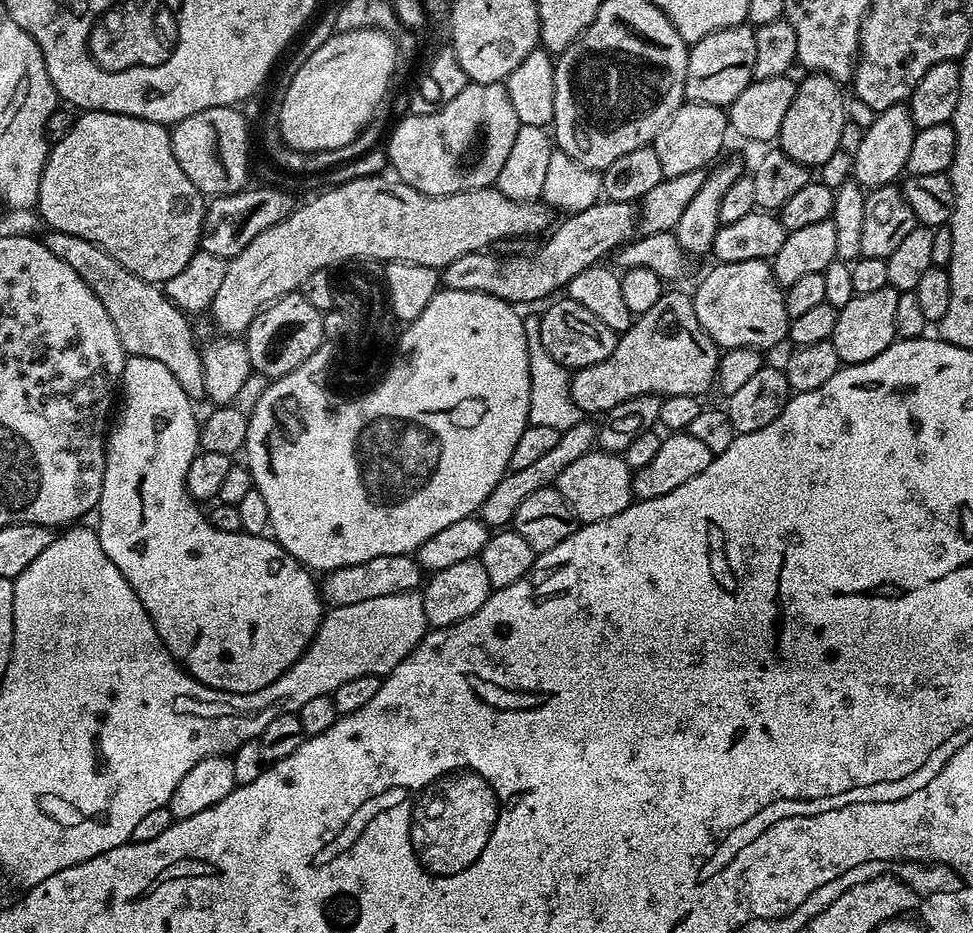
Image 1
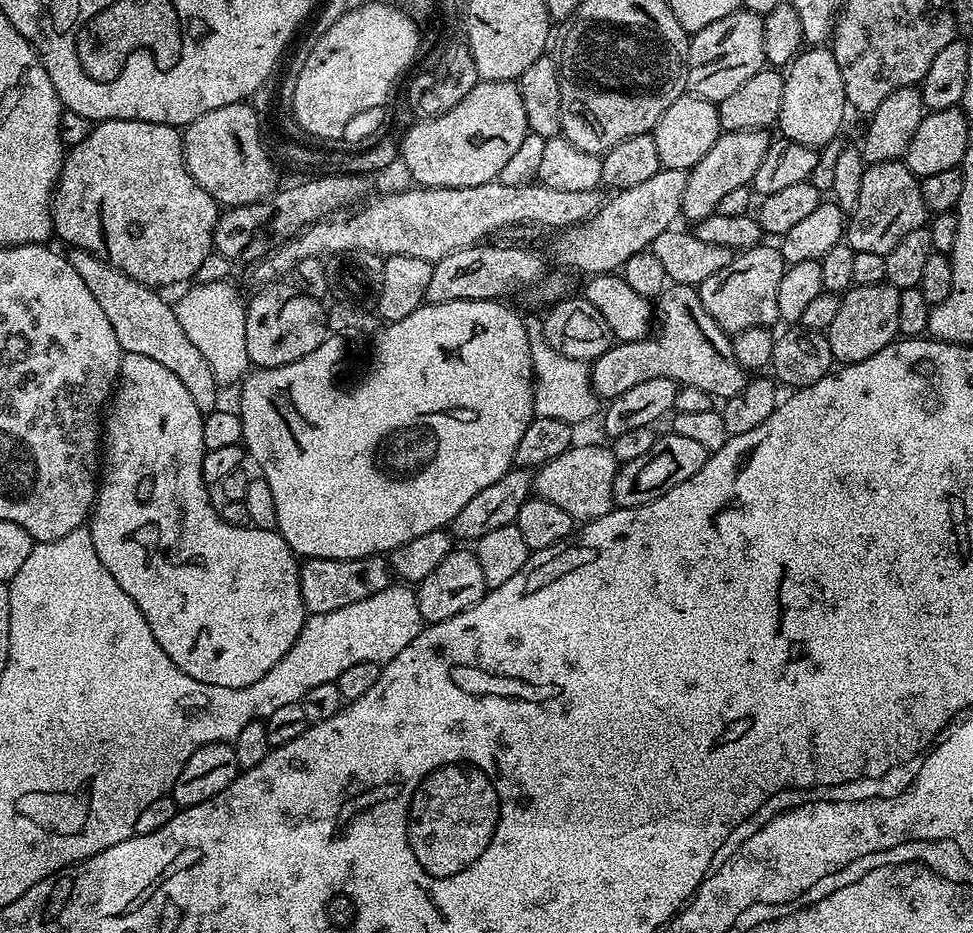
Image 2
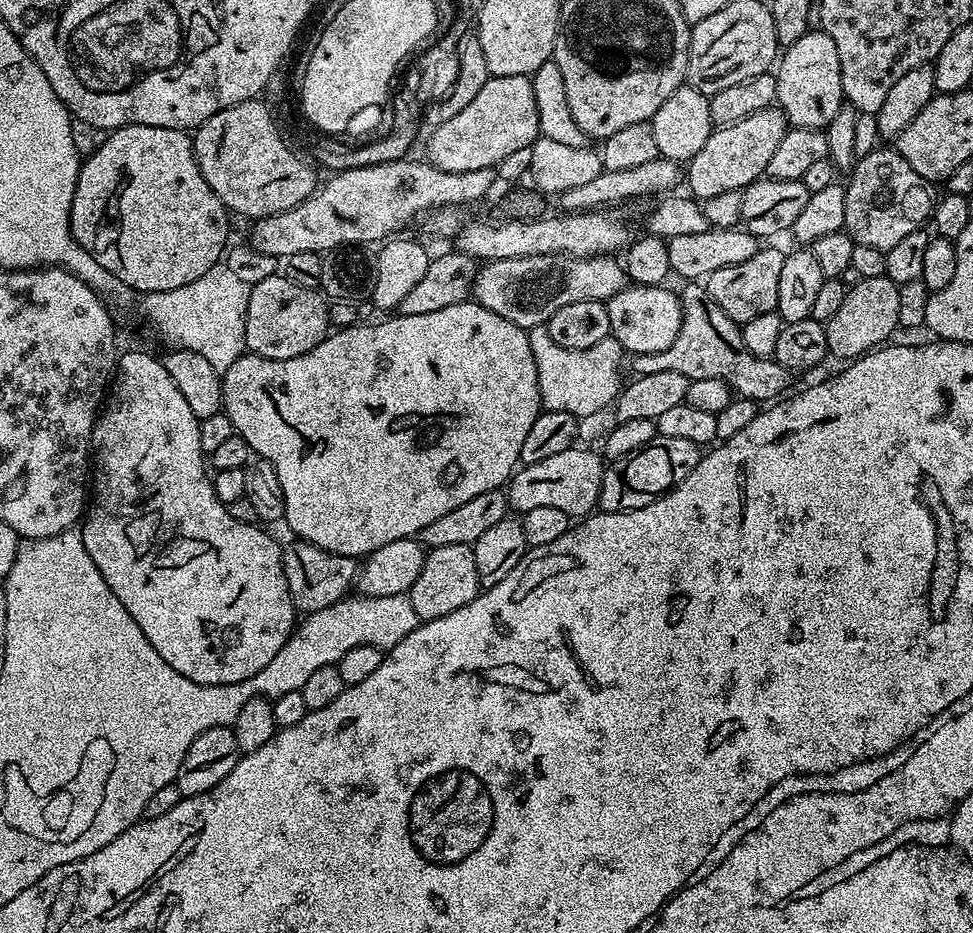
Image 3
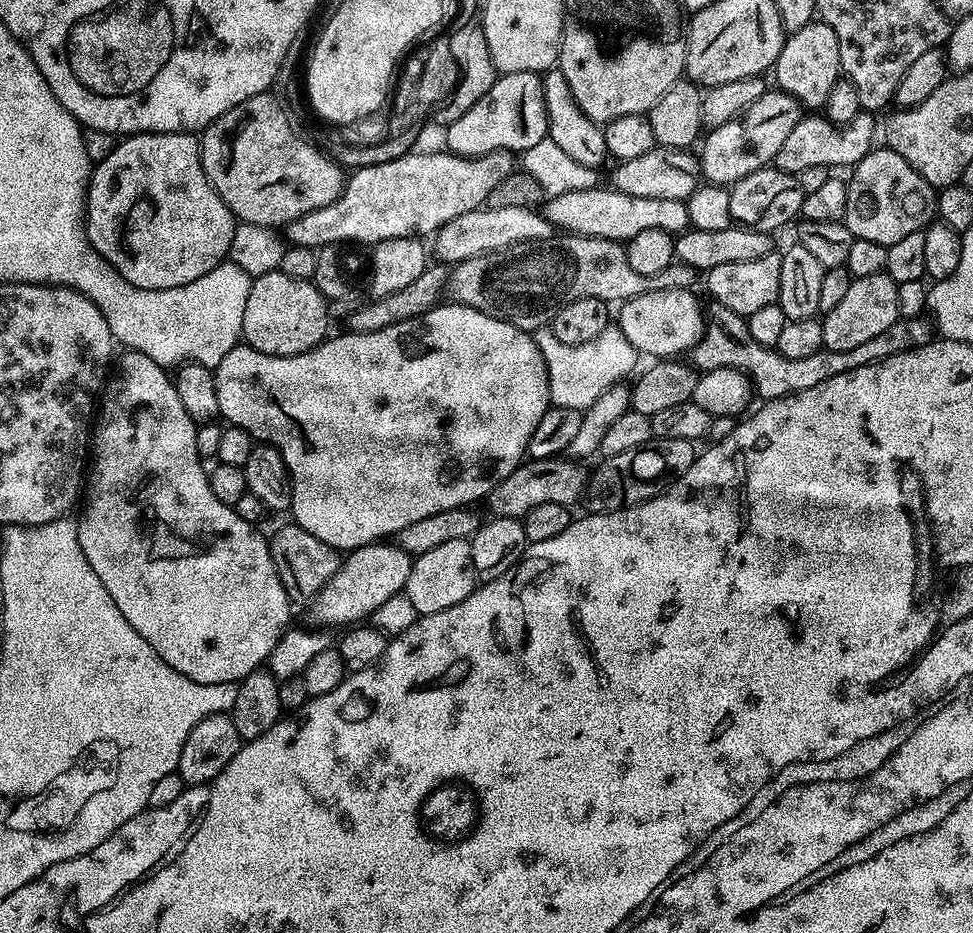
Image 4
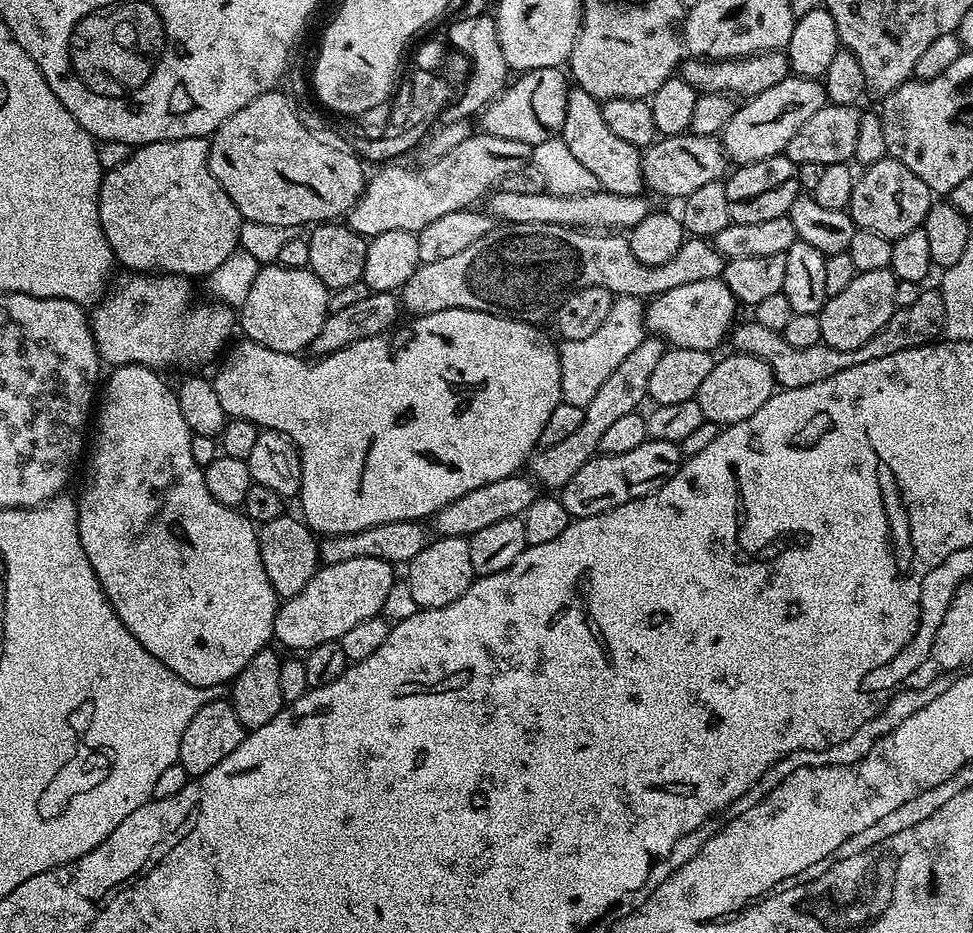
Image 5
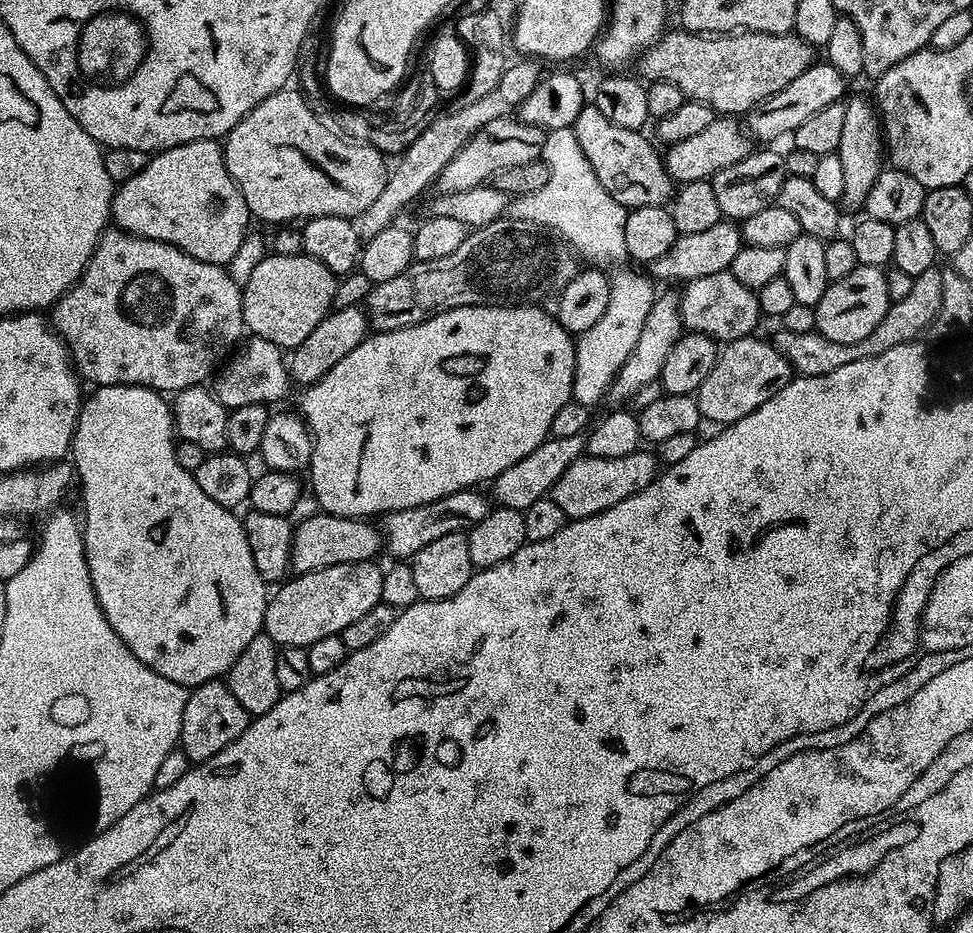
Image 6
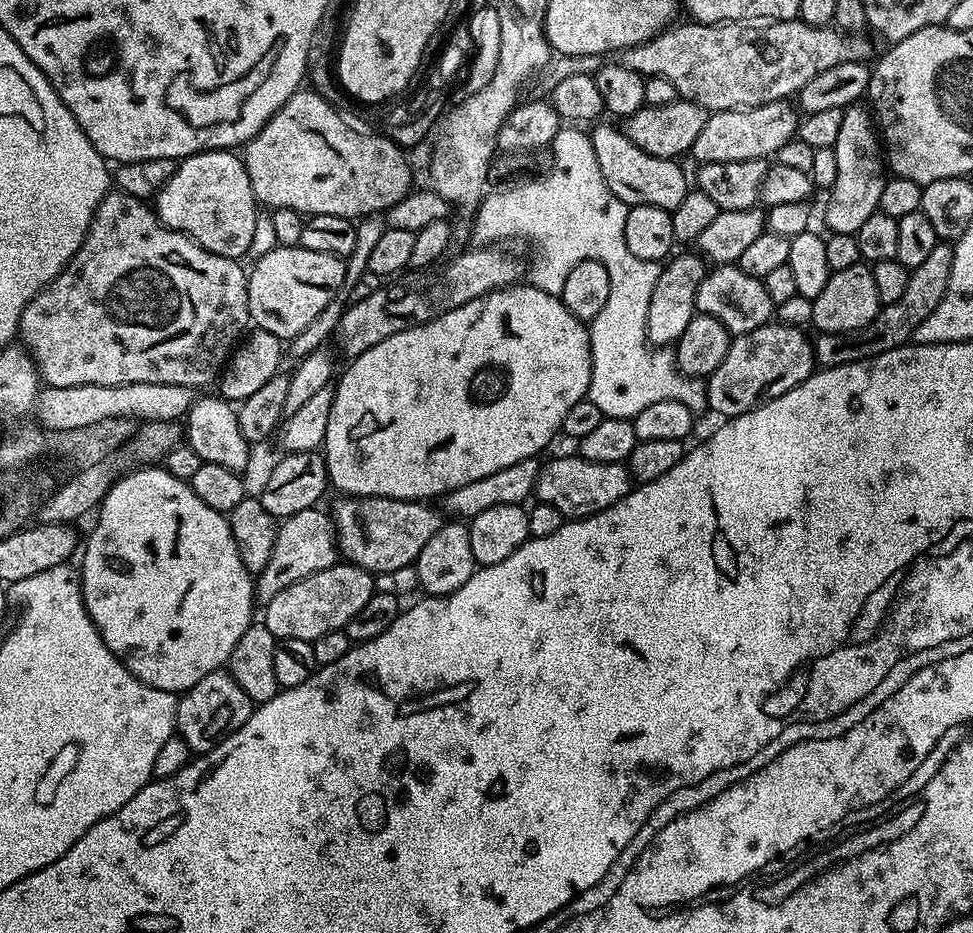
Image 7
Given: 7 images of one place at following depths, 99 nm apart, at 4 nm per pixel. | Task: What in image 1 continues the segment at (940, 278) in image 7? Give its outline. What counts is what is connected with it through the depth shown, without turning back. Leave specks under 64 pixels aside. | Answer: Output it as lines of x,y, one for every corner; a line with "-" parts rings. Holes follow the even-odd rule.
665,290
662,298
658,298
655,306
650,306
646,314
635,317
625,332
619,333
610,358
602,358
602,362
594,362
594,366
582,366
571,373
570,394
581,414
609,412
618,402
626,402
639,396
695,396
703,397
703,392
716,382
716,368
720,364
722,352
702,330
702,322
698,322
698,314
694,314
691,295
686,291
672,292

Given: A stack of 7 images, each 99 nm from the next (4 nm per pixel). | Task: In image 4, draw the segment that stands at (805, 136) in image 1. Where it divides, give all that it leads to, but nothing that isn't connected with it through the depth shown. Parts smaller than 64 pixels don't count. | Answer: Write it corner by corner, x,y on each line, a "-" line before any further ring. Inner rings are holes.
813,22
802,26
802,30
791,33
785,39
782,50
774,65
776,72
775,87
790,94
805,109
823,109
826,98
830,98
830,89
834,82
842,79
838,38
830,26
822,22

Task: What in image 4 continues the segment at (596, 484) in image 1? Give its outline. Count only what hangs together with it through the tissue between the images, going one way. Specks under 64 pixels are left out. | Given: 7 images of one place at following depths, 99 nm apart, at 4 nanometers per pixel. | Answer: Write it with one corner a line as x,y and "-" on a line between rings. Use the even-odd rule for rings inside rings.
553,458
547,460
529,459
527,462
521,462
510,475
502,478
494,490
486,498
486,505
493,517
521,519
527,512
534,510
534,506
543,506
545,502
558,502
559,504
575,505
575,500
579,501
584,495
584,486
586,483
586,472
583,472
581,465
568,458

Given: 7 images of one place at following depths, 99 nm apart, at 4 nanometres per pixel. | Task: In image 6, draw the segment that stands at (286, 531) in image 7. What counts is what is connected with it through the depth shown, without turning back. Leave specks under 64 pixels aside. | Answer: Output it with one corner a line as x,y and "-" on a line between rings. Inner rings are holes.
317,511
316,516
308,516
301,524
295,525
292,533
293,573
326,570
326,566
342,566
350,562
375,561
382,552
382,532
375,523
364,518
331,516
329,512

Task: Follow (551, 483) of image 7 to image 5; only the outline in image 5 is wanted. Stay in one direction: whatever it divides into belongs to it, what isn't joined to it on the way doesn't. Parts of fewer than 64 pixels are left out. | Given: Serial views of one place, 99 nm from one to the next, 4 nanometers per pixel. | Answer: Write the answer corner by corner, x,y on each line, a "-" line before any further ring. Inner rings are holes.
649,438
642,442
642,446
629,450
626,454
610,454
609,456
597,454
593,456
586,462
586,466
582,466
582,470
578,470
578,474
574,474
574,478
570,478
570,482
566,482
564,488
559,489
558,498
562,502
562,506
566,506
569,517
597,516
606,510
614,510
614,506
622,506
634,498
642,498
649,496
652,492
657,492
670,478
674,478
681,463
680,445

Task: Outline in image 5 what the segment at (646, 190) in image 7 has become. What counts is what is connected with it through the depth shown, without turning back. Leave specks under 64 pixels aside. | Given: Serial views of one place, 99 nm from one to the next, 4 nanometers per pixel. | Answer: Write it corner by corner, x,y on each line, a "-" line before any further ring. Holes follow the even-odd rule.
569,87
565,122
560,136
566,142
566,146
570,146
570,154
574,154
574,158
578,158
578,162
582,162
582,166
586,166
590,174
594,174
597,185
603,191
619,196
639,196
646,188
640,175
641,149
610,134
610,126
606,126
606,121
600,113
600,105
601,101
586,94
586,90

